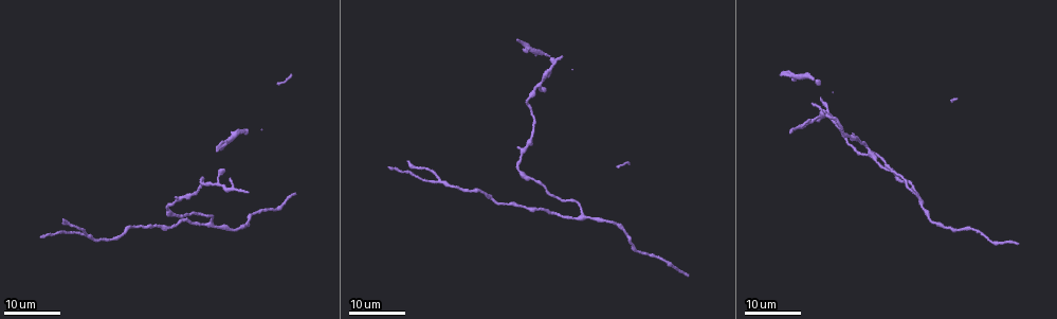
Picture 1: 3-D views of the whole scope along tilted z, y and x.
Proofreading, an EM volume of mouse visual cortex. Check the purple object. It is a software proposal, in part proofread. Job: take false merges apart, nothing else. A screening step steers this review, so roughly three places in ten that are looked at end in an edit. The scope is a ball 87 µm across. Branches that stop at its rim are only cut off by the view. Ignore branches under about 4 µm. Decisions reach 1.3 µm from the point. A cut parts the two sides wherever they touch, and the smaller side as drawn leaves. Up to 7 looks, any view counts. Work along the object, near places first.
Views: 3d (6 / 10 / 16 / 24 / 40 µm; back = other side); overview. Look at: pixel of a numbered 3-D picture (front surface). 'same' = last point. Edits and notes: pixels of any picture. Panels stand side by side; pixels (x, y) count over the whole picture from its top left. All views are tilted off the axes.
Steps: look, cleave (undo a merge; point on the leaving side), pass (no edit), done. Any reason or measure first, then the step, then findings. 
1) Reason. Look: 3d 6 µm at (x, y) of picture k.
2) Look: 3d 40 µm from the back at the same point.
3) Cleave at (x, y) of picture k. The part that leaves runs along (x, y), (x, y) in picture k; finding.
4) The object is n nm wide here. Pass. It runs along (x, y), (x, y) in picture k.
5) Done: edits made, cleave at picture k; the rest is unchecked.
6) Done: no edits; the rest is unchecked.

Thick turns thin. Look: 3d 16 µm at (989, 240) of picture 1.

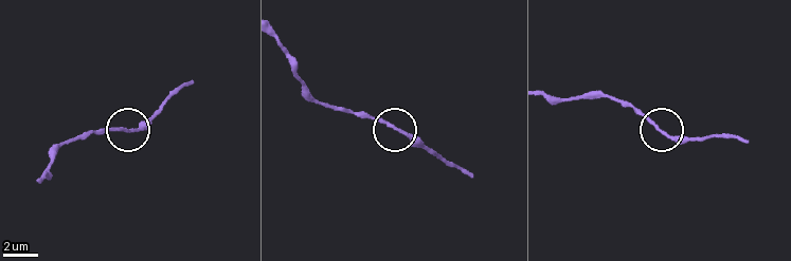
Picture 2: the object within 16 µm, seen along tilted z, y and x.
Zoom in. Look: 3d 10 µm at (403, 130) of picture 2.

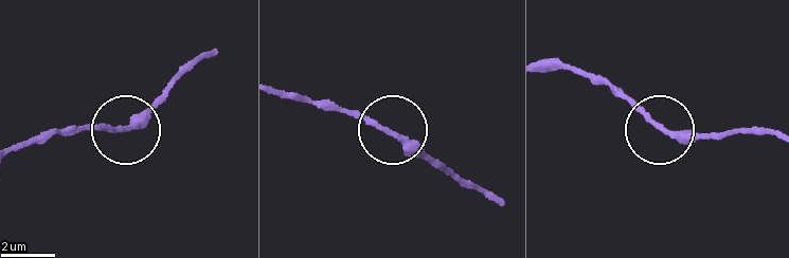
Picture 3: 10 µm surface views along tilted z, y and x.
Pass. It runs along (12, 150), (70, 130), (127, 128), (155, 104) in picture 3; one neuron here.

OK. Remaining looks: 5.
Branch point. Look: 3d 16 µm at (586, 218) of picture 1.

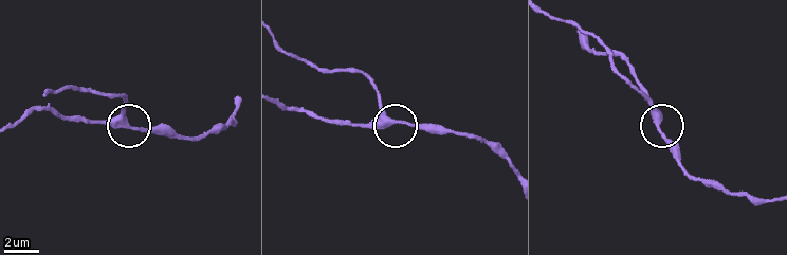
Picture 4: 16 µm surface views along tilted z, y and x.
Closer look. Look: 3d 6 µm at (385, 125) of picture 4.

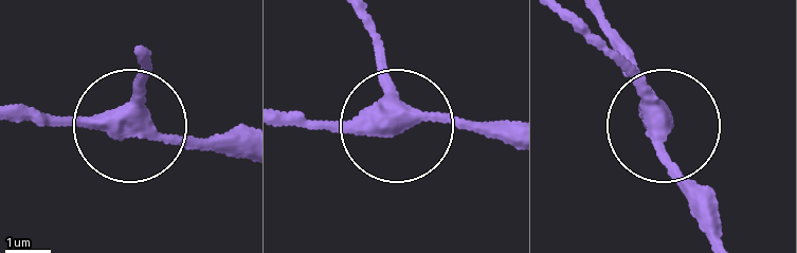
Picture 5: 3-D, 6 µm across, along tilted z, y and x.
3 arms meet here. Pass. It runs along (356, 13), (396, 119), (508, 122) in picture 5; all the same neuron.

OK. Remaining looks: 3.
Calibre changes. Look: 3d 24 µm at (848, 135) of picture 1.

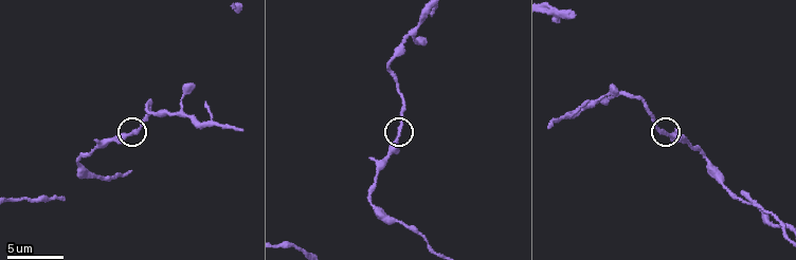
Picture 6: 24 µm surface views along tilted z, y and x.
Look: 3d 10 µm at (130, 135) of picture 6.

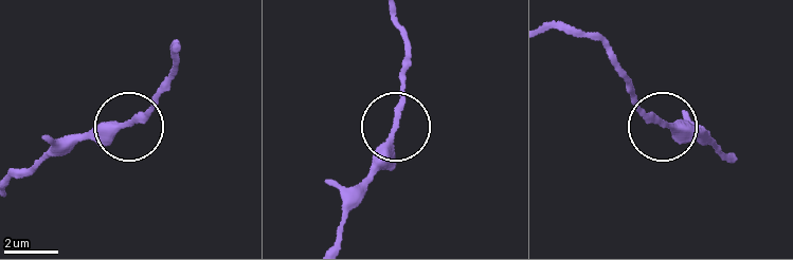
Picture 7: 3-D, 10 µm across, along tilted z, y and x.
Pass. It runs along (337, 240), (392, 137), (407, 63) in picture 7; all the same neuron.

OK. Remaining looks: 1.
Done: no edits; the rest is unchecked.

